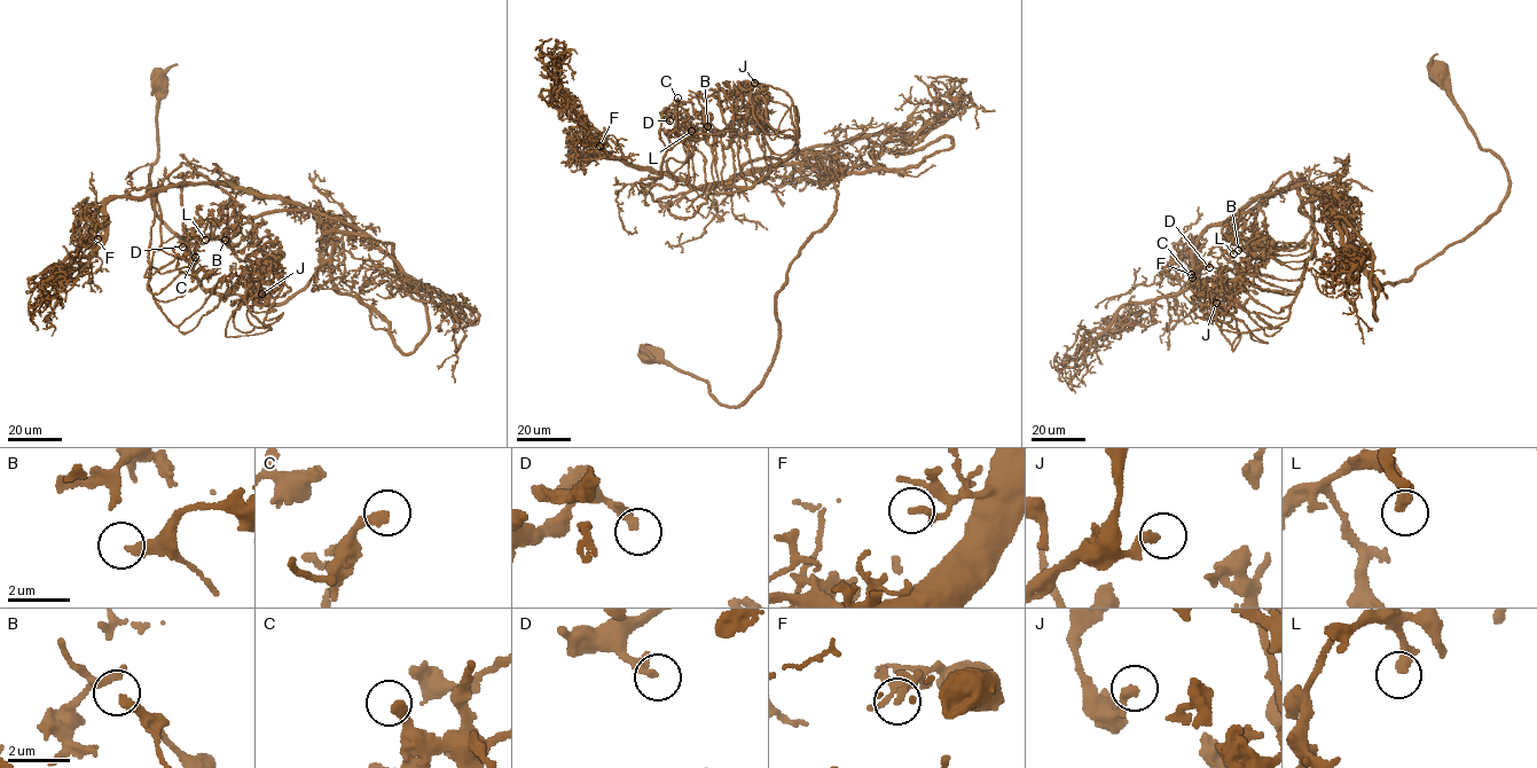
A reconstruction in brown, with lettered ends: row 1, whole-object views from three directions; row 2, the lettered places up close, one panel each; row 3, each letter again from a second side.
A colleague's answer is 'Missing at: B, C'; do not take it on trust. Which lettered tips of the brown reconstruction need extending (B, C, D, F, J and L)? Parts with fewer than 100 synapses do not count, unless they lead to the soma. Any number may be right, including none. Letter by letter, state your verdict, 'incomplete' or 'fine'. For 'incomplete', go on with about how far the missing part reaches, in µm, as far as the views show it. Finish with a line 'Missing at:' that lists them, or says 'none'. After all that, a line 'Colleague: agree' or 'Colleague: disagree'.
B: fine
C: incomplete; missing 20 µm
D: fine
F: fine
J: fine
L: fine
Missing at: C
Colleague: disagree

